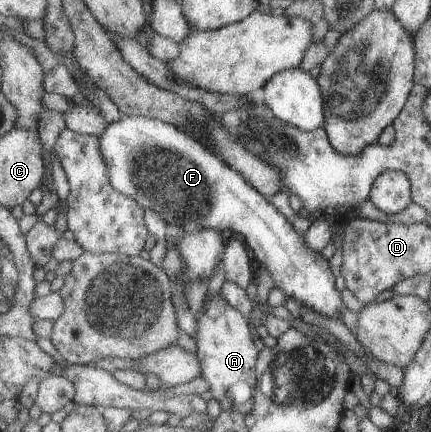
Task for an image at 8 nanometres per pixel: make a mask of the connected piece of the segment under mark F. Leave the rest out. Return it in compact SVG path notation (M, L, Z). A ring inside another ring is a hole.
M122 115L120 120L110 123L99 138L112 185L118 191L133 197L142 207L158 212L167 225L184 228L186 233L204 228L241 233L254 251L256 259L271 272L276 287L280 288L284 295L292 297L298 304L303 304L316 313L340 318L346 303L342 299L342 293L336 289L337 275L330 269L328 260L307 245L305 236L264 194L202 142L176 127L176 124L161 119L128 115Z

